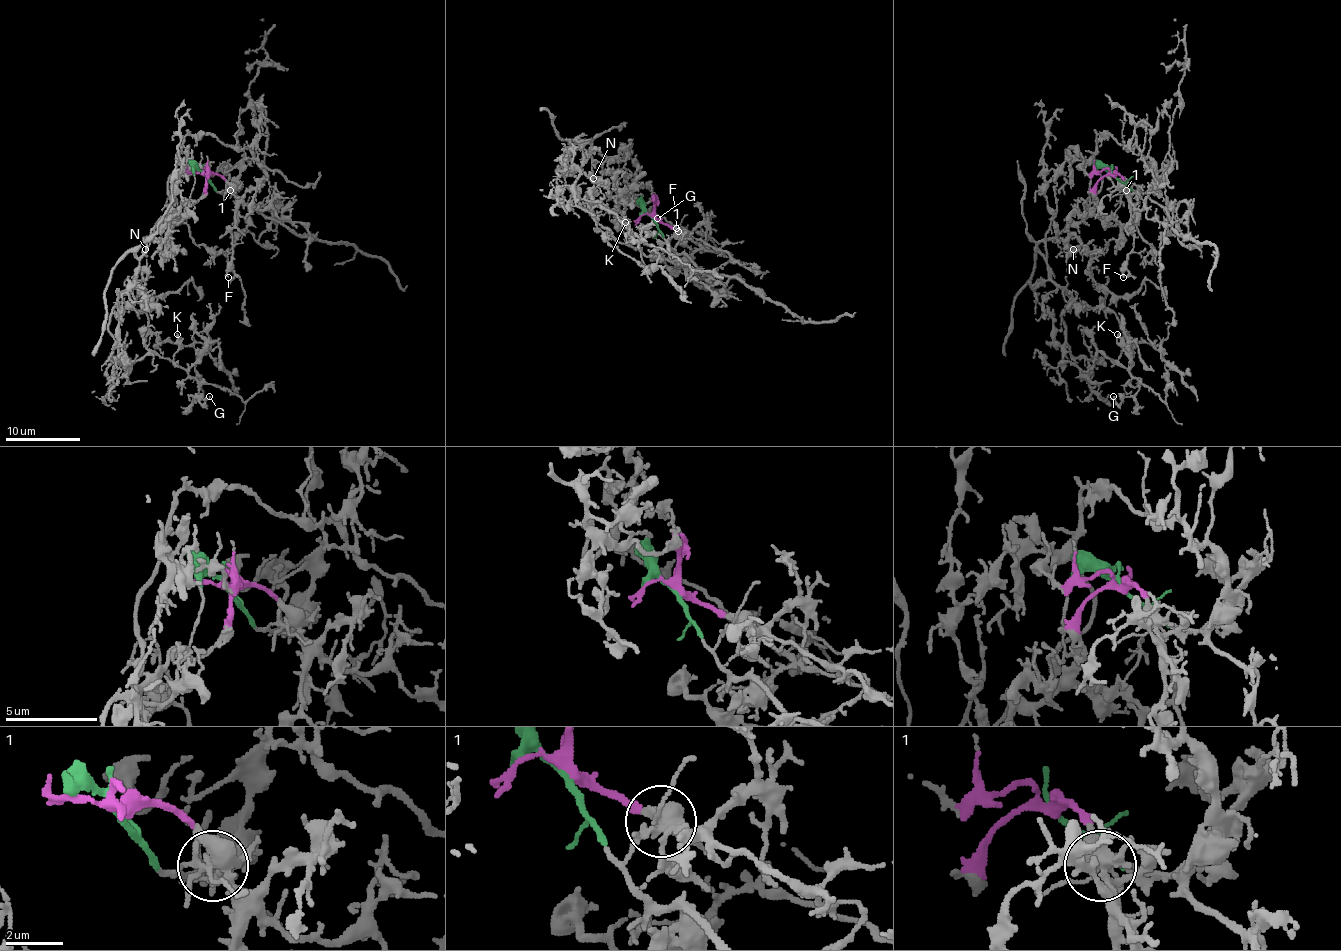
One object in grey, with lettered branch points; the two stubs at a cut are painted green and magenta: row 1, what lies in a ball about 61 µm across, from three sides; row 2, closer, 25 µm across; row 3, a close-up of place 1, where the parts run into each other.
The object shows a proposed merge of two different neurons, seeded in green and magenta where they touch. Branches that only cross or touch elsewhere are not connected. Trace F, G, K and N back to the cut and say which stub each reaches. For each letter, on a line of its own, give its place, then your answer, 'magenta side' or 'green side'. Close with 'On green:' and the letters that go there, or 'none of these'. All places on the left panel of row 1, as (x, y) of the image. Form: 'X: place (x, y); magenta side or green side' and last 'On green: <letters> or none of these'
F: place (228, 277); magenta side
G: place (209, 396); magenta side
K: place (177, 334); magenta side
N: place (145, 249); magenta side
On green: none of these

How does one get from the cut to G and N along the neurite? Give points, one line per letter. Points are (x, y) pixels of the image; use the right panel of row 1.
G: (1111, 174), (1045, 242), (1070, 300), (1064, 360), (1117, 360), (1139, 384), (1113, 396)
N: (1111, 174), (1103, 176), (1096, 191), (1098, 202), (1077, 221), (1070, 221), (1056, 236), (1073, 249)

